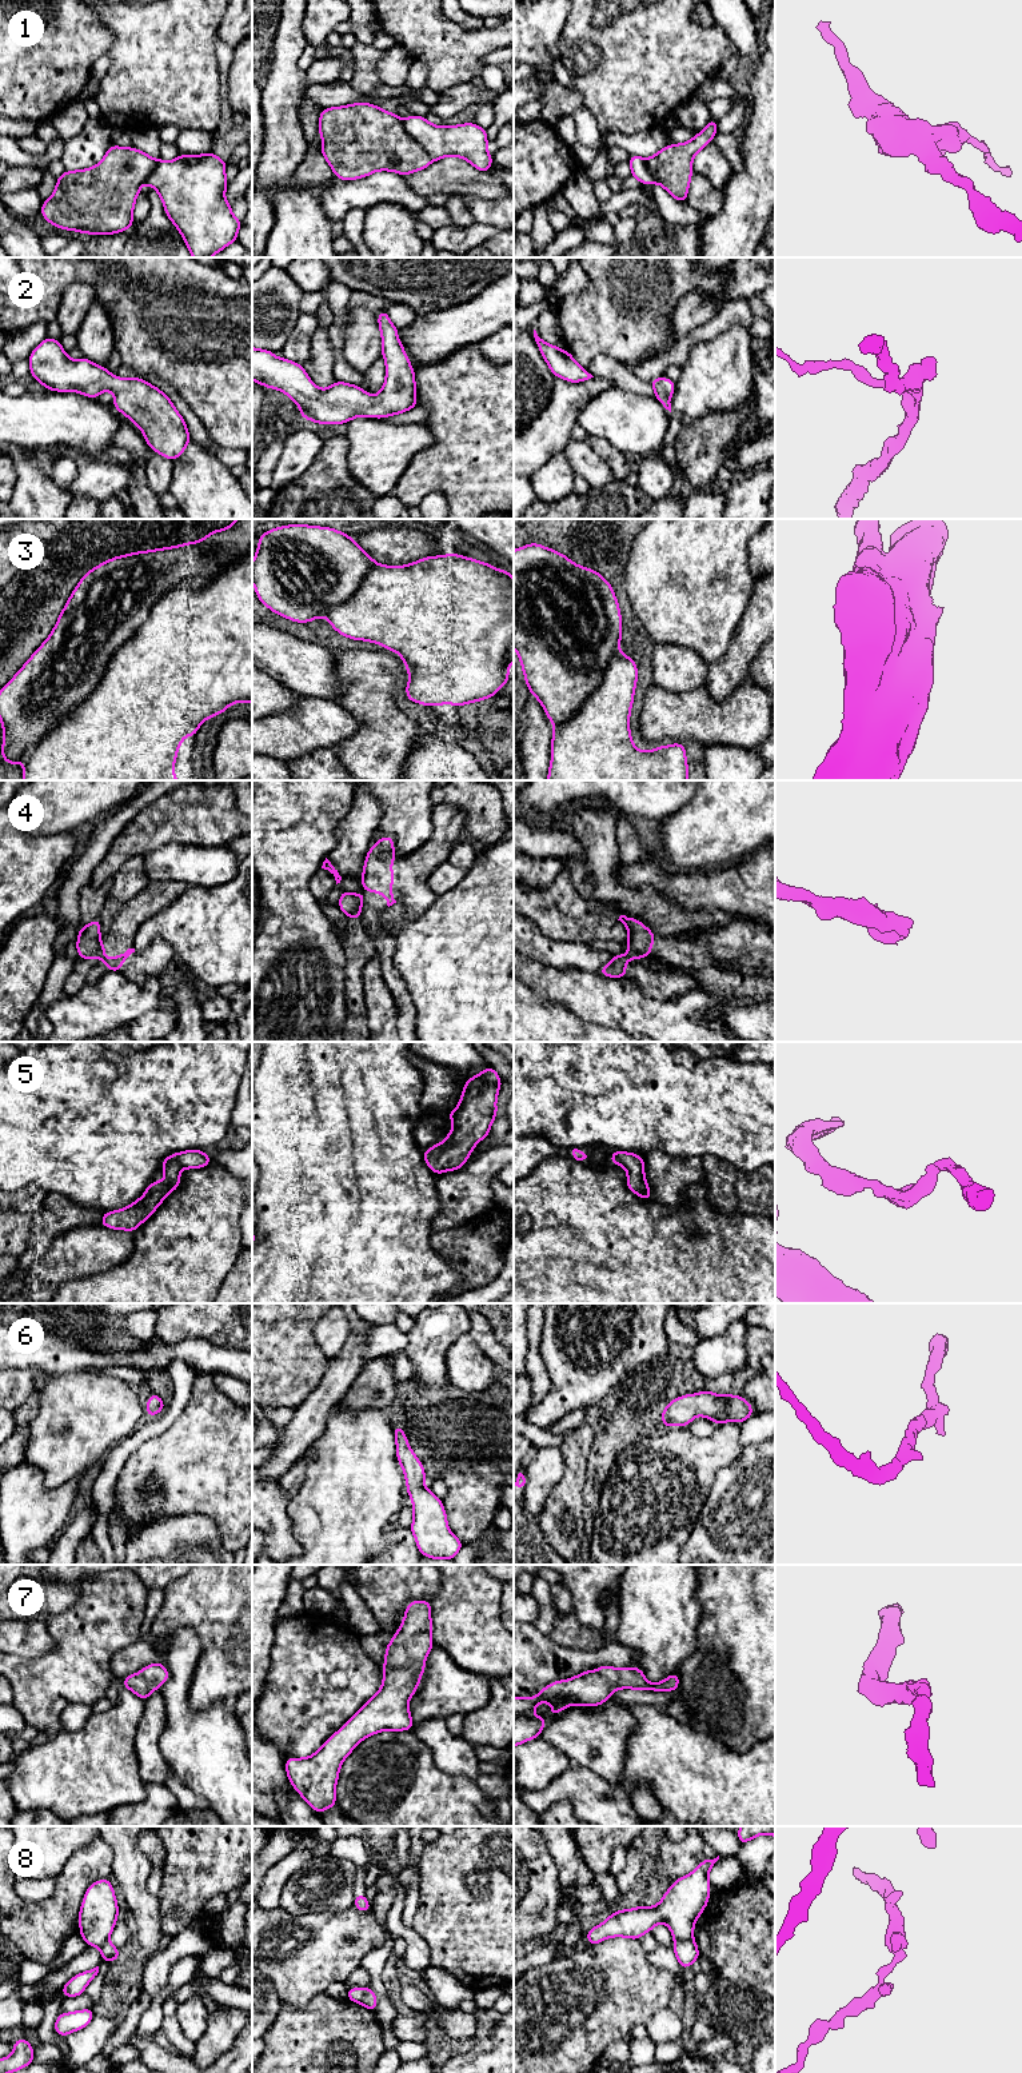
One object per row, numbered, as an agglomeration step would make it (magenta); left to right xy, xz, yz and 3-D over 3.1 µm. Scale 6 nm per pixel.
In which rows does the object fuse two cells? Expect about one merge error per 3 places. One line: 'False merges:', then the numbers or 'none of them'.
False merges: 1, 3, 4, 8

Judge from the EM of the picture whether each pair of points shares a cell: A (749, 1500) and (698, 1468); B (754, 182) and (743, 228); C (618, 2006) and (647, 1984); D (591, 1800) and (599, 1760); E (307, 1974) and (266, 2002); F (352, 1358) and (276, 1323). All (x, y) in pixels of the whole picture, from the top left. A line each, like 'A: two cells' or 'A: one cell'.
A: two cells
B: one cell
C: one cell
D: two cells
E: two cells
F: two cells

